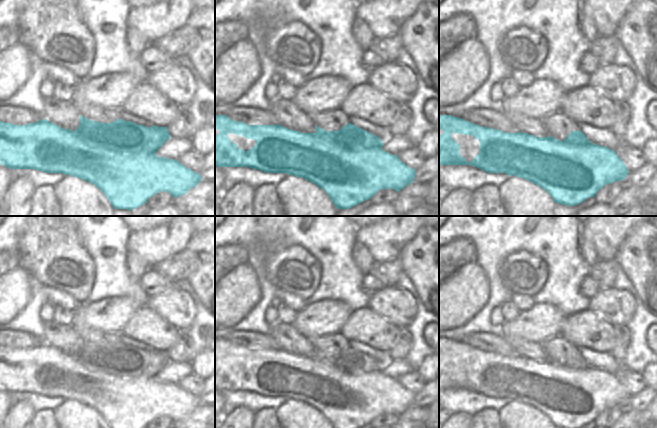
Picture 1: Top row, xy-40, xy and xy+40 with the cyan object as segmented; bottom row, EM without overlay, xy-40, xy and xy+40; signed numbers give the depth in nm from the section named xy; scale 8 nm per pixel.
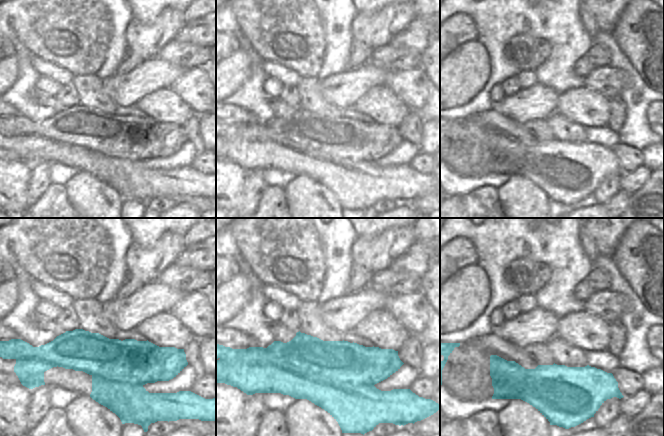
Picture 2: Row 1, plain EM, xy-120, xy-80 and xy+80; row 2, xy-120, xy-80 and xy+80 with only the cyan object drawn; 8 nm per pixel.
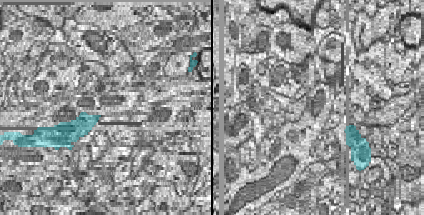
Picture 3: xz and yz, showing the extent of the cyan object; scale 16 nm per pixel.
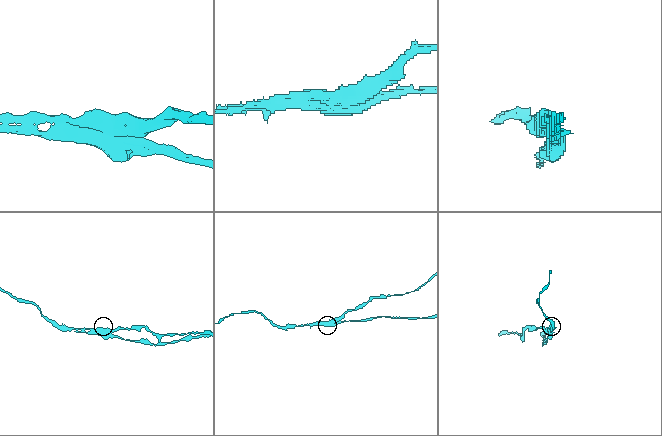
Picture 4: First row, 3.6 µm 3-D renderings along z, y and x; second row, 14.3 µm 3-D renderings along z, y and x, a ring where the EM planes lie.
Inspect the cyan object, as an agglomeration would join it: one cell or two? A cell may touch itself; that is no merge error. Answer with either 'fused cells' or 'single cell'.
fused cells

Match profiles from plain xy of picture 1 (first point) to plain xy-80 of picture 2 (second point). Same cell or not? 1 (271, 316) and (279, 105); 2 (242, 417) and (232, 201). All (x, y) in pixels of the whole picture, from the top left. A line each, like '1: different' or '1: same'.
1: different
2: different

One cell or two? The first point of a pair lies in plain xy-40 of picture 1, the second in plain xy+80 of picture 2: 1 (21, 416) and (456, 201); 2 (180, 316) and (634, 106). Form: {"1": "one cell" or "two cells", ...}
{"1": "one cell", "2": "two cells"}

